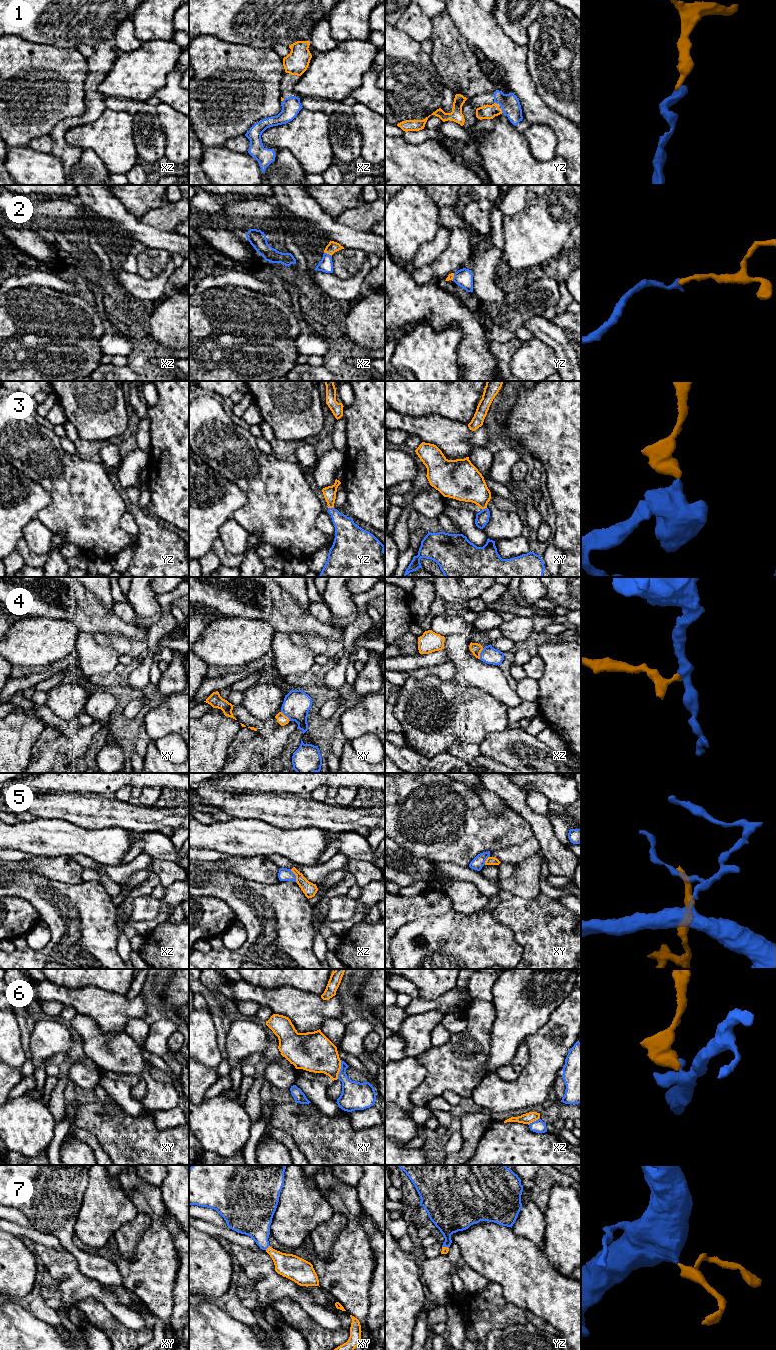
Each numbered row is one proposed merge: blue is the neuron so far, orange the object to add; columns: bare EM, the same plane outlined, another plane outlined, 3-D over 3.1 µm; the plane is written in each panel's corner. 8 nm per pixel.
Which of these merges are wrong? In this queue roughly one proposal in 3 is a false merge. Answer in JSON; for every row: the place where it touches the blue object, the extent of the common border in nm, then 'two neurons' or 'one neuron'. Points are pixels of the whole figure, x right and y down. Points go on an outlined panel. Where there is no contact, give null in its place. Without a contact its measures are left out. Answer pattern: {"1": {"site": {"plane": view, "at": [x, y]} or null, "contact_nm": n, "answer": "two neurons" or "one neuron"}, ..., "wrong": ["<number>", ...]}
{"1": {"site": {"plane": "yz", "at": [496, 102]}, "contact_nm": 40, "answer": "one neuron"}, "2": {"site": {"plane": "xz", "at": [328, 254]}, "contact_nm": 70, "answer": "one neuron"}, "3": {"site": {"plane": "yz", "at": [331, 508]}, "contact_nm": 50, "answer": "one neuron"}, "4": {"site": {"plane": "xz", "at": [480, 653]}, "contact_nm": 90, "answer": "two neurons"}, "5": {"site": {"plane": "xz", "at": [295, 876]}, "contact_nm": 130, "answer": "two neurons"}, "6": {"site": {"plane": "xy", "at": [340, 1069]}, "contact_nm": 160, "answer": "two neurons"}, "7": {"site": {"plane": "xy", "at": [267, 1247]}, "contact_nm": 50, "answer": "one neuron"}, "wrong": ["4", "5", "6"]}

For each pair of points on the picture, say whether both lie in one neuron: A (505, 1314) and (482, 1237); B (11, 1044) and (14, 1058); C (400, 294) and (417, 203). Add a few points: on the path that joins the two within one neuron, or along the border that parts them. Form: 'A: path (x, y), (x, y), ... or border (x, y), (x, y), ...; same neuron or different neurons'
A: border (489, 1281), (501, 1286), (503, 1297), (509, 1303); different neurons
B: path (11, 1047), (13, 1055); same neuron
C: border (395, 261), (408, 268); different neurons

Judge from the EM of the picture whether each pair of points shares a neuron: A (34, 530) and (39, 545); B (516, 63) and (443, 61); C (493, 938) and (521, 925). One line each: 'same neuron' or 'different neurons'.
A: same neuron
B: different neurons
C: different neurons

